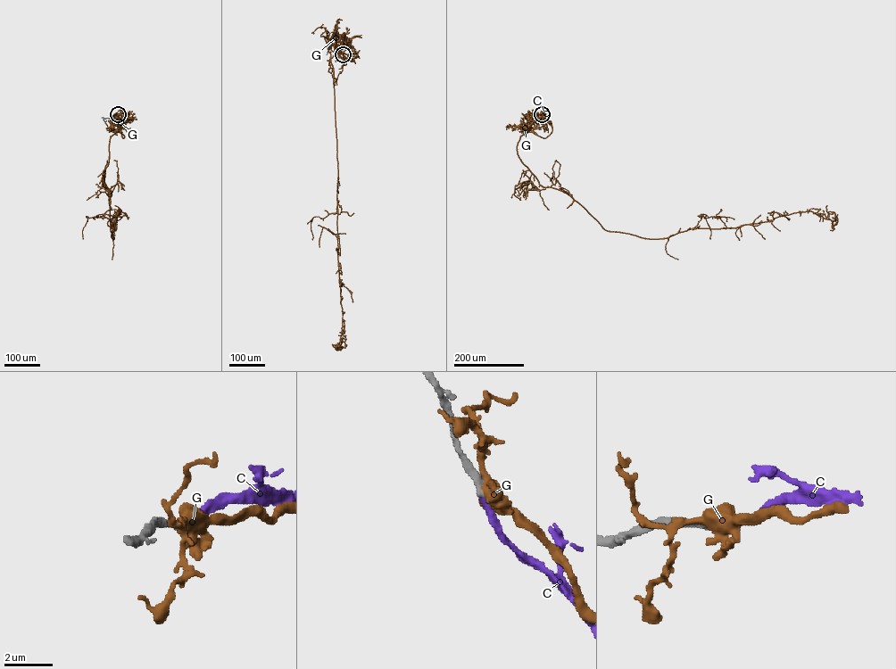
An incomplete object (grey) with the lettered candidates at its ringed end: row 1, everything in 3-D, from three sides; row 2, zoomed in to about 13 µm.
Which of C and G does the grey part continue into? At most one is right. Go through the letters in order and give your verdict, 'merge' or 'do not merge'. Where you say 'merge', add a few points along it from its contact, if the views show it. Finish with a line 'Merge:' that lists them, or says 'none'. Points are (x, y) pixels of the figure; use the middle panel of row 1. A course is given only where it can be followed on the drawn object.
C: merge
G: do not merge
Merge: C

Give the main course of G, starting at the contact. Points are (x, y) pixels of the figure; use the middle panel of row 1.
G: (343, 54), (346, 58), (349, 55), (350, 45), (340, 38), (349, 52), (345, 65), (344, 62)

